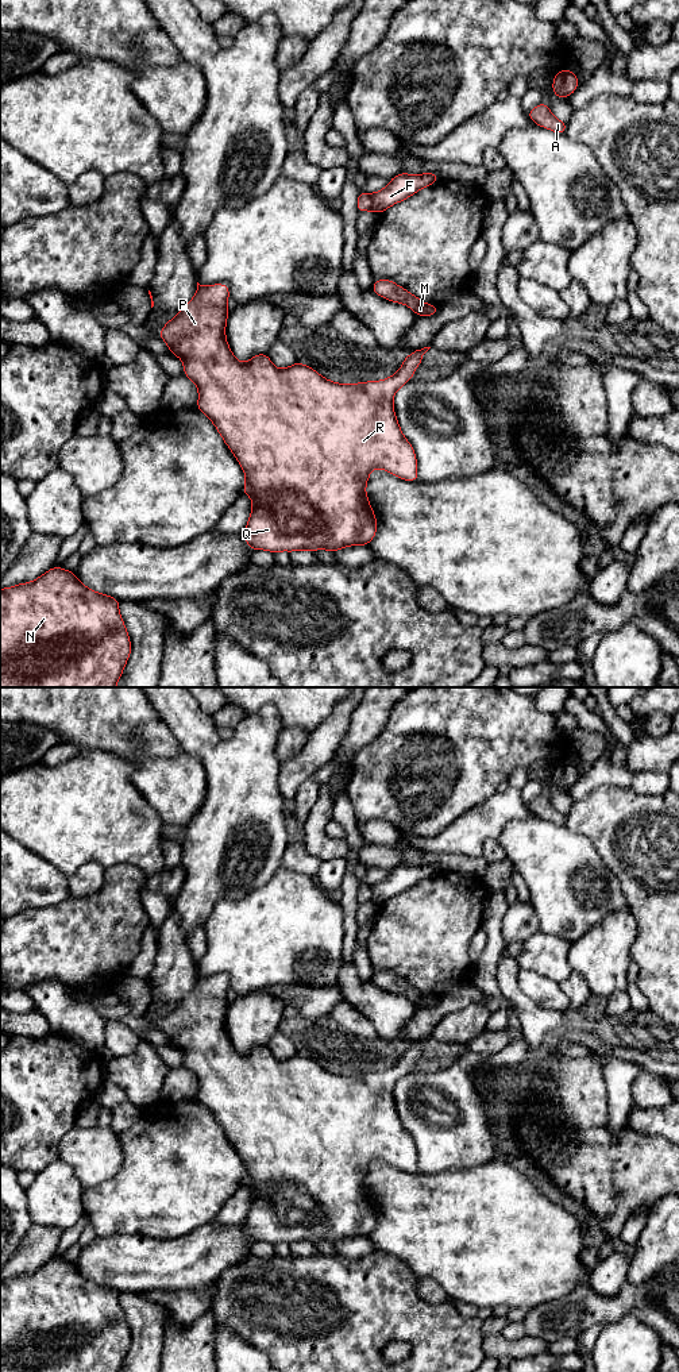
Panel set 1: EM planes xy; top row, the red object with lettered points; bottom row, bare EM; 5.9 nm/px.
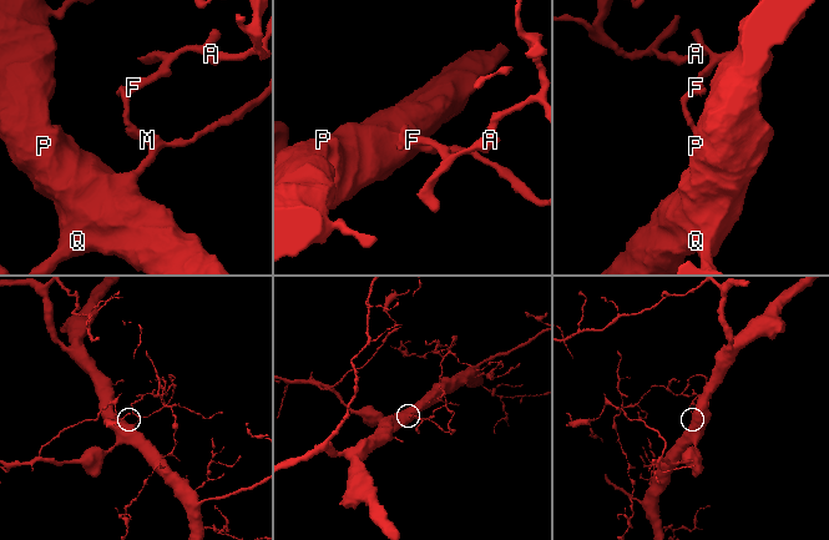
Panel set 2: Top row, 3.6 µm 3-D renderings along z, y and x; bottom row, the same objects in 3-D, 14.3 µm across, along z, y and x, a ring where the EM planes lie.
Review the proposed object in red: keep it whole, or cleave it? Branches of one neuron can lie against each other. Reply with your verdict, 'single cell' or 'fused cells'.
single cell

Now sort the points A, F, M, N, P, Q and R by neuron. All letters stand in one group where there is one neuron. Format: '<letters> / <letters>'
A F M N P Q R

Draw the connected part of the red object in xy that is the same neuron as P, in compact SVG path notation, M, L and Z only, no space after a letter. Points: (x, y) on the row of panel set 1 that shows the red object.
M197 282L194 297L163 325L158 336L166 342L169 352L184 362L182 373L198 389L196 408L213 423L244 471L242 494L248 494L252 501L244 540L252 551L273 554L316 550L335 554L344 547L367 546L377 535L377 517L366 494L371 470L382 469L401 479L418 481L414 448L400 428L393 398L401 386L412 381L413 371L431 347L405 357L401 369L386 379L359 384L332 382L300 362L281 370L267 354L255 354L243 363L234 357L225 338L228 298L228 285L204 286Z

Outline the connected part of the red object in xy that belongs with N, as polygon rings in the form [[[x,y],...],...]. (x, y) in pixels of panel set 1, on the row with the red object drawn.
[[[53,566],[35,581],[0,589],[0,687],[116,687],[131,655],[131,641],[119,612],[120,600],[84,586],[73,571]]]

